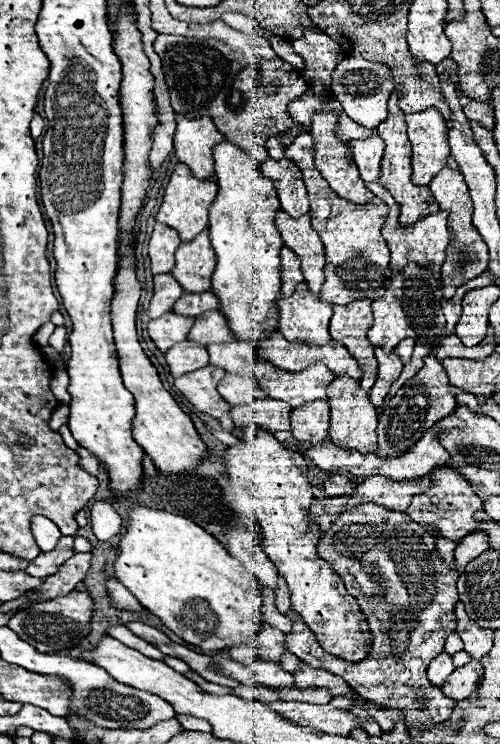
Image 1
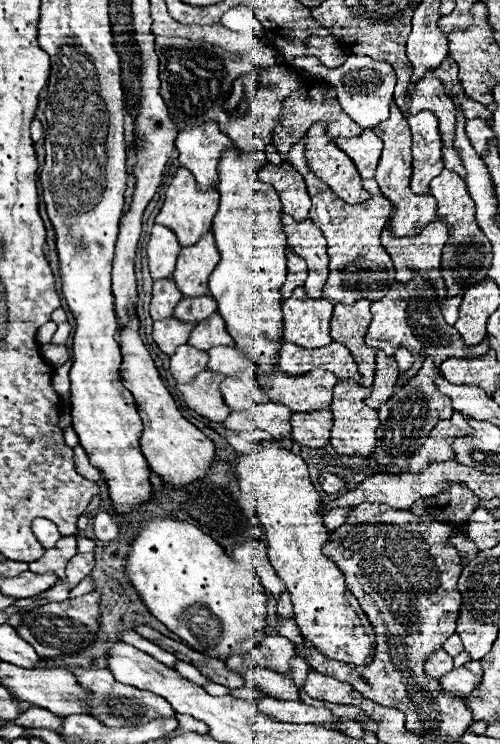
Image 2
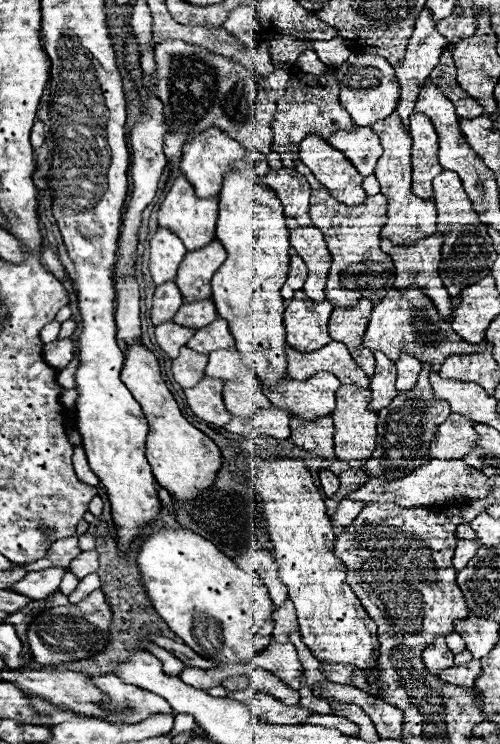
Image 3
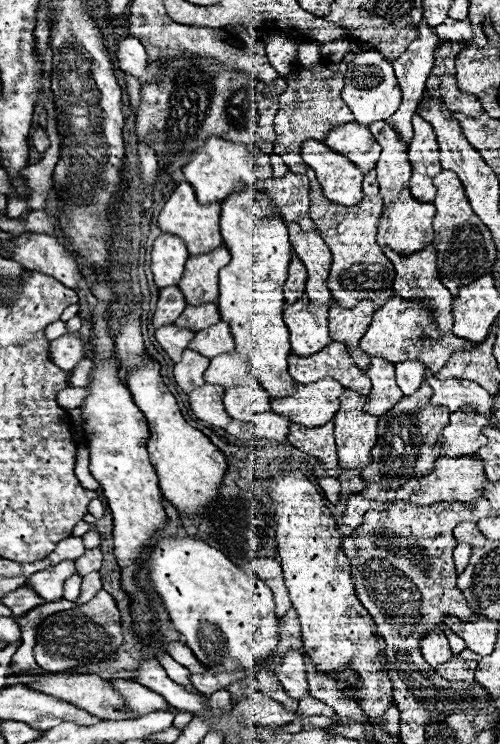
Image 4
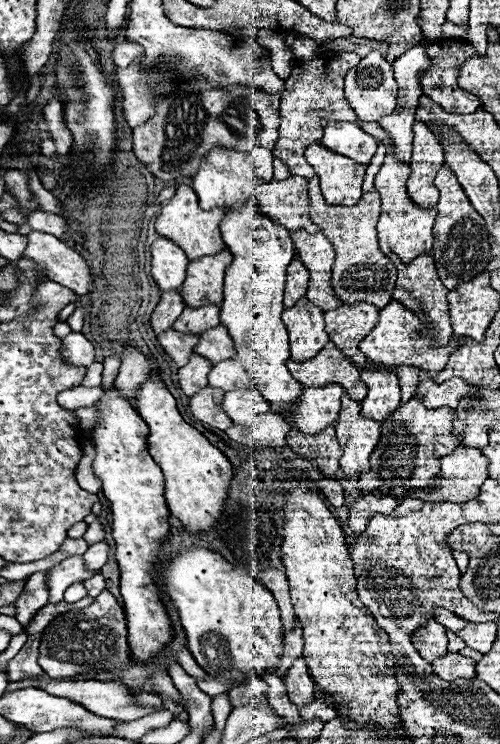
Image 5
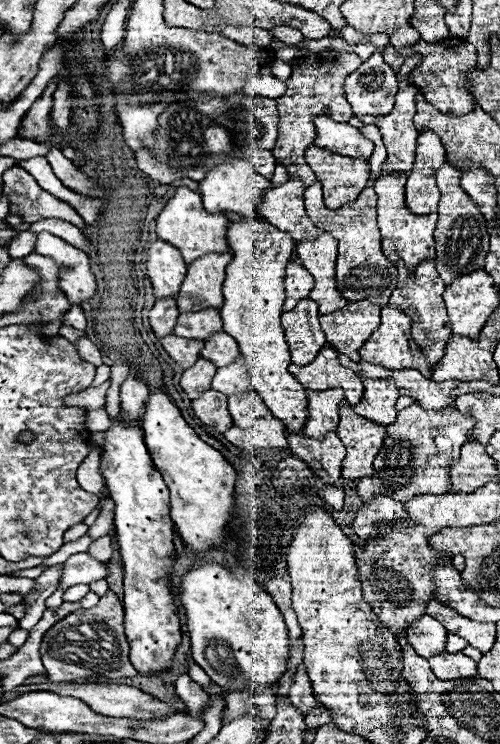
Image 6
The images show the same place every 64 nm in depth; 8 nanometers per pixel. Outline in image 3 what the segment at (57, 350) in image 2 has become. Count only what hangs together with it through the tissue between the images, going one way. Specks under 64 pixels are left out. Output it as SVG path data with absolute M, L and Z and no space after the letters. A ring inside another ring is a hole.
M72 338L54 340L44 346L44 358L56 370L64 370L74 356L76 356L76 342Z

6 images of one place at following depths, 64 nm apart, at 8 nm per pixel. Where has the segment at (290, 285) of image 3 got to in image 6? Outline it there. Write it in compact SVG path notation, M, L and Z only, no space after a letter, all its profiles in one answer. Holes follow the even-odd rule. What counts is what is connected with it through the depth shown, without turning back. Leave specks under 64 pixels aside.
M290 262L286 266L286 276L284 276L284 286L286 286L286 302L284 302L284 312L294 310L294 306L302 300L308 298L310 290L312 290L312 278L306 272L306 268L302 268L296 262Z

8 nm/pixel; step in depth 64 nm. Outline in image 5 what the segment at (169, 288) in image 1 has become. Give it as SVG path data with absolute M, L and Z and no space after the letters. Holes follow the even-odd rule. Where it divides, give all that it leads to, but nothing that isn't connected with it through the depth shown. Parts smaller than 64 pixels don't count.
M166 292L162 294L160 304L154 308L152 316L150 316L150 324L154 328L156 334L162 334L166 330L172 328L172 324L176 322L176 318L182 314L184 304L182 304L182 296L178 292Z

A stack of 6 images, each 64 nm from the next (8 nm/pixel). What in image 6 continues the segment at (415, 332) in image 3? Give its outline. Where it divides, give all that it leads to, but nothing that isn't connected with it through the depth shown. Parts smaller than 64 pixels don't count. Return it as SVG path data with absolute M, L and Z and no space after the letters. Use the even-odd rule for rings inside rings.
M382 308L382 324L380 328L366 340L366 344L360 350L360 356L364 362L384 366L388 370L404 370L404 368L416 368L424 376L430 376L430 366L424 356L424 352L416 346L416 342L410 336L410 316L400 312L398 308Z

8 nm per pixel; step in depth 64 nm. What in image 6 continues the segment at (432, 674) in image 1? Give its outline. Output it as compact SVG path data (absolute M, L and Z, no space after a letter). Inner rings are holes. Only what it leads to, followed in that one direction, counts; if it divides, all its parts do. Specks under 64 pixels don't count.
M422 616L416 622L408 624L404 630L406 630L404 632L406 642L416 650L418 656L430 658L434 654L444 652L442 646L446 644L448 632L438 620L430 618L430 616Z

